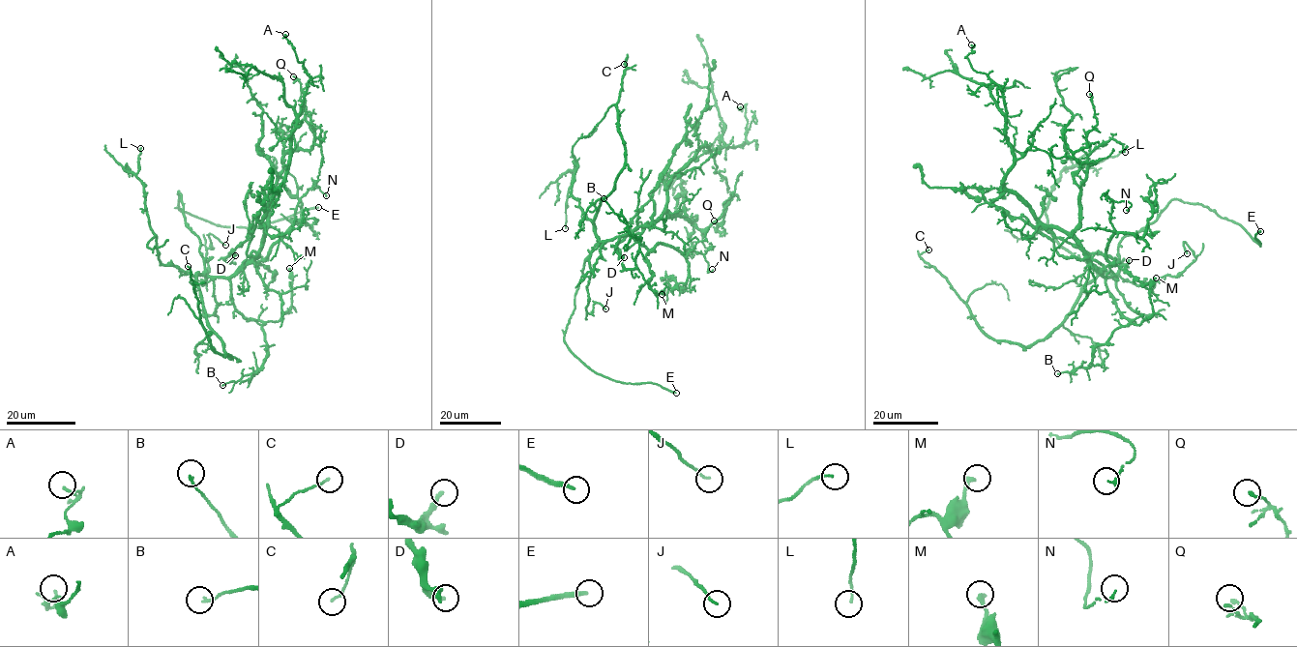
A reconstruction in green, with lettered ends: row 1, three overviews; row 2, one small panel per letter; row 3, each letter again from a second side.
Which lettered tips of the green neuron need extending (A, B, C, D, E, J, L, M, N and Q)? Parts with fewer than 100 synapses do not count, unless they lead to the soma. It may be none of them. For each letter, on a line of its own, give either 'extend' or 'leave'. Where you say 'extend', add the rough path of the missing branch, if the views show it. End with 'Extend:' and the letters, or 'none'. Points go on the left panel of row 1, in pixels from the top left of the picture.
A: leave
B: leave
C: leave
D: leave
E: extend; missing branch runs (318, 207), (335, 200), (363, 199), (364, 233), (349, 269)
J: leave
L: leave
M: leave
N: leave
Q: leave
Extend: E

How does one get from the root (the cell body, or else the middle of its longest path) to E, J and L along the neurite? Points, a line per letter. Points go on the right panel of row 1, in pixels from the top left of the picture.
E: (1097, 269), (1117, 272), (1119, 241), (1174, 199), (1238, 222), (1259, 246), (1260, 231)
J: (1097, 269), (1105, 277), (1118, 275), (1143, 285), (1165, 276), (1178, 277), (1196, 257), (1184, 242), (1187, 253)
L: (1097, 269), (1114, 276), (1098, 273), (1067, 250), (1049, 230), (1046, 209), (1065, 167), (1125, 152)

